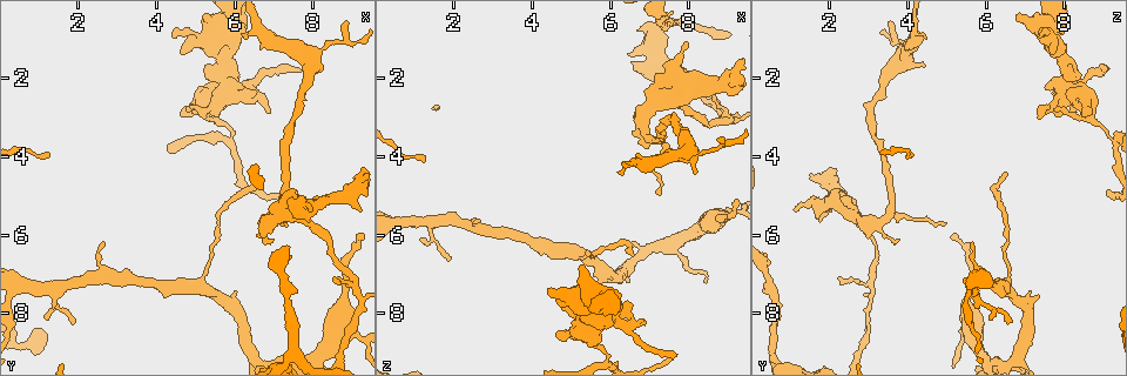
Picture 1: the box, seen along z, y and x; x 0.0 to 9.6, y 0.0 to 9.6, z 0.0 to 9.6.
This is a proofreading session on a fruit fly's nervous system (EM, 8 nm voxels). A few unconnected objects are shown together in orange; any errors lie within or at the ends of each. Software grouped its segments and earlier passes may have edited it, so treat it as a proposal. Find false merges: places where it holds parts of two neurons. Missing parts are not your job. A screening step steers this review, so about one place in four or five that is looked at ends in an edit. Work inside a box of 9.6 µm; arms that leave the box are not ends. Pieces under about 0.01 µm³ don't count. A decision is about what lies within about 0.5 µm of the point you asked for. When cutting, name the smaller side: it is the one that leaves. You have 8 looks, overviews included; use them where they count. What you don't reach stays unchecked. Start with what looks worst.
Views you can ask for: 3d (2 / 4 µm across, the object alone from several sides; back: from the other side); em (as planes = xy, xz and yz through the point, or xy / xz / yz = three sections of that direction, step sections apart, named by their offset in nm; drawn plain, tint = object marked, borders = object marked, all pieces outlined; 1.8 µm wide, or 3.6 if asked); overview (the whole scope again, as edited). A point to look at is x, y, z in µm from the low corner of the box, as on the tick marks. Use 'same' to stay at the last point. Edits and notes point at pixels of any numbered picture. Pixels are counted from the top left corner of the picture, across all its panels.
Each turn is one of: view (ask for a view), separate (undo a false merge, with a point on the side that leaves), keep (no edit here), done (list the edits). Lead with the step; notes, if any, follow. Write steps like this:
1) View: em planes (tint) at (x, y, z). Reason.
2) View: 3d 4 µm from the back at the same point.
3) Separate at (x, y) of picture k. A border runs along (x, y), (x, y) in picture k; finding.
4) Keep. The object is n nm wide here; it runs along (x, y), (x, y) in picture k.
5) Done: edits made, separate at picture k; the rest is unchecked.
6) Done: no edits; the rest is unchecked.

View: em planes (tint) at (6.85, 5.70, 3.20). Sharp bend.

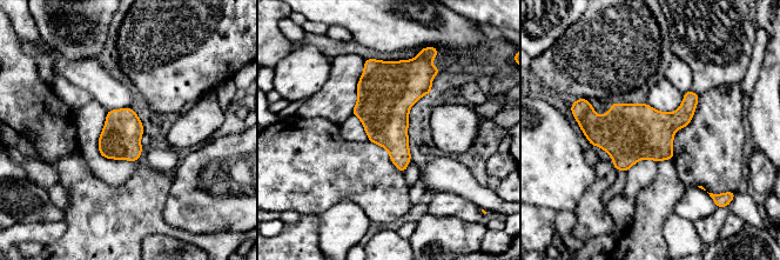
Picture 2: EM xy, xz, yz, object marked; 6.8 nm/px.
Keep. Continuous, no second neuron.

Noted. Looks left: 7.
View: 3d 4 µm at (5.90, 2.15, 7.95).

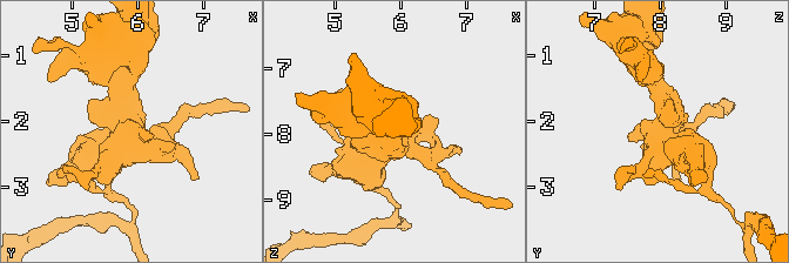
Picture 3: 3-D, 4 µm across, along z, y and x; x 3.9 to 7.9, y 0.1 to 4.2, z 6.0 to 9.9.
View: em xz step 4 (tint) at (5.80, 2.05, 8.00). Shape alone is not enough.

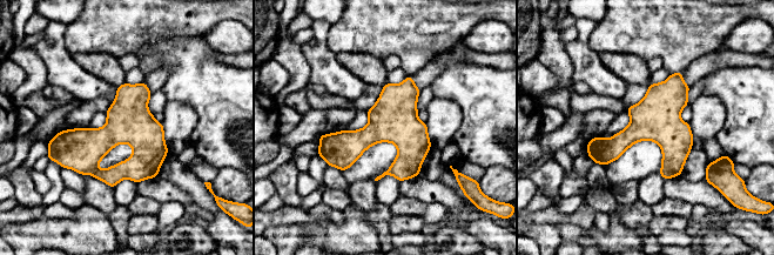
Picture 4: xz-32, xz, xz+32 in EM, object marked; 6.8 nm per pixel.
Keep. It runs along (53, 142), (141, 136), (165, 151) in picture 4; all the same neuron.

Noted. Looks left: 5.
View: 3d 2 µm from the back at (8.50, 6.35, 3.25). Calibre changes.

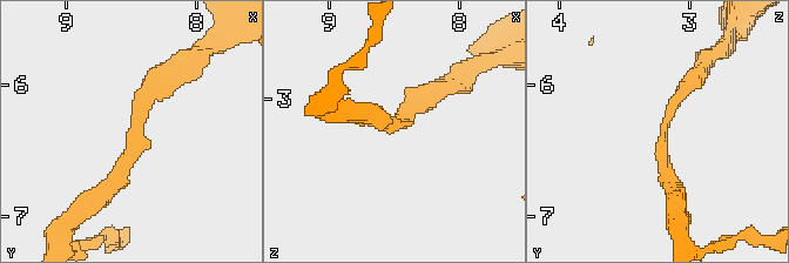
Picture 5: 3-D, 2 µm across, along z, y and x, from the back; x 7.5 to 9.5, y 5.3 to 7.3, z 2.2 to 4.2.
View: em xz step 16 (tint) at (8.48, 6.36, 3.20).

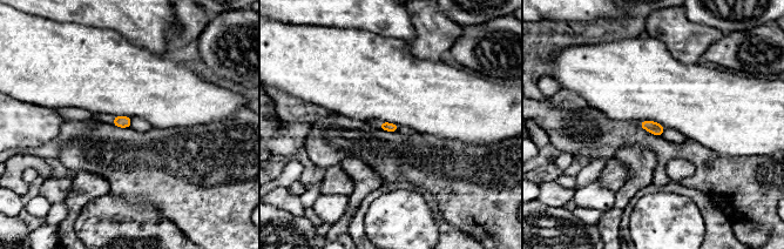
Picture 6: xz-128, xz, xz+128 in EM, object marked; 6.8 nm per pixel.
View: em planes (tint) at the same point.

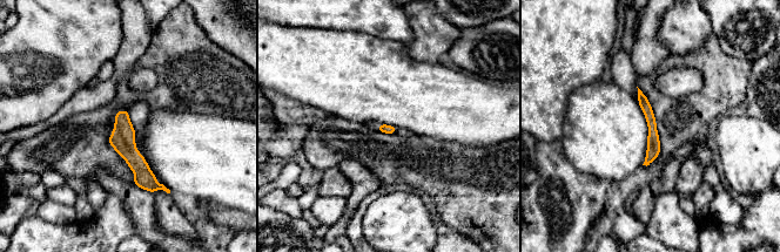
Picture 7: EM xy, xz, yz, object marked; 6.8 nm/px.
Keep. It runs along (122, 113), (123, 143), (152, 189) in picture 7; continuous, no second neuron.

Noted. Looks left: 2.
Done: no edits; the rest is unchecked.

